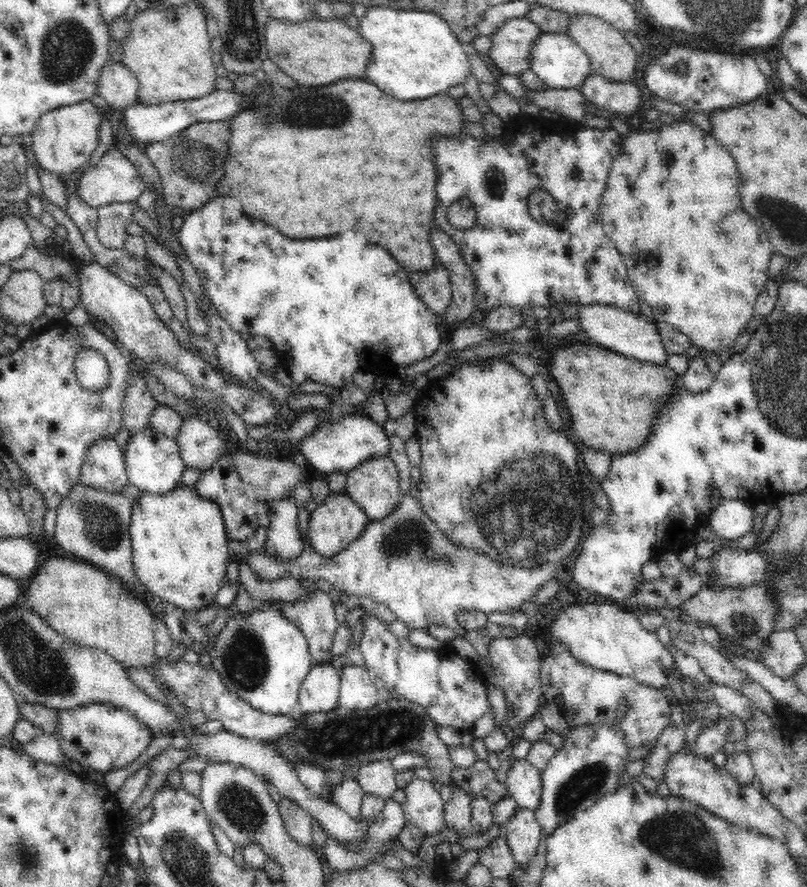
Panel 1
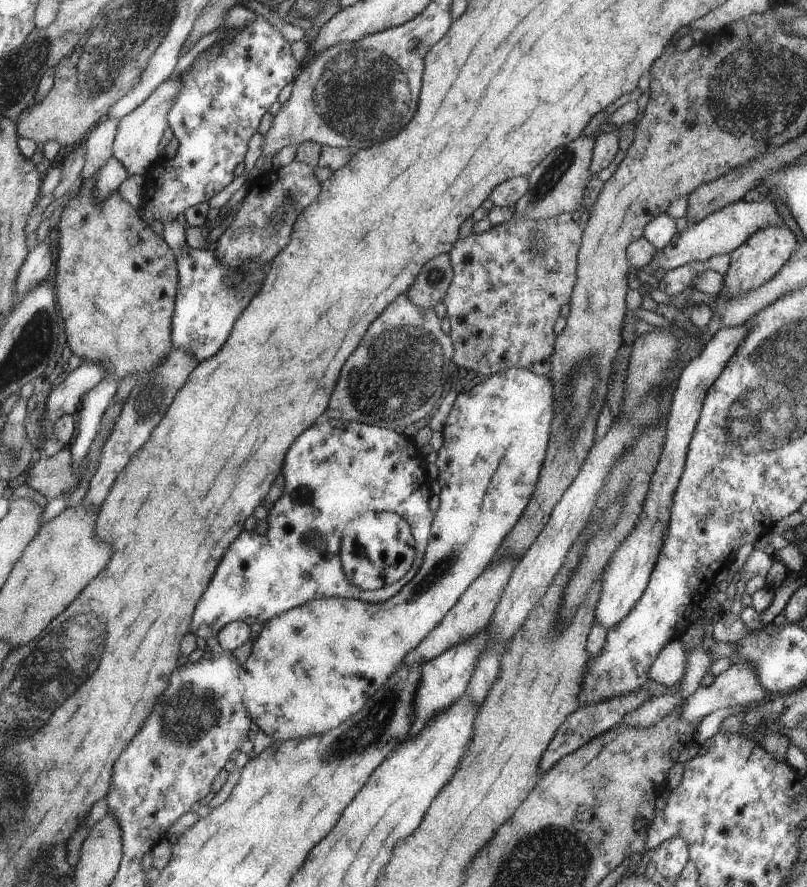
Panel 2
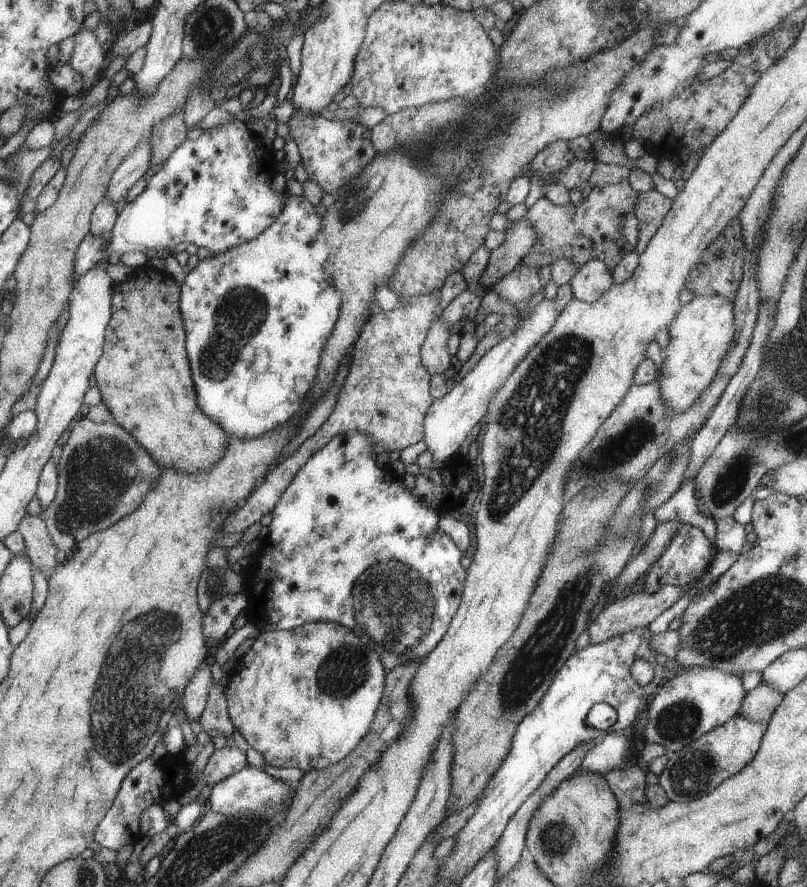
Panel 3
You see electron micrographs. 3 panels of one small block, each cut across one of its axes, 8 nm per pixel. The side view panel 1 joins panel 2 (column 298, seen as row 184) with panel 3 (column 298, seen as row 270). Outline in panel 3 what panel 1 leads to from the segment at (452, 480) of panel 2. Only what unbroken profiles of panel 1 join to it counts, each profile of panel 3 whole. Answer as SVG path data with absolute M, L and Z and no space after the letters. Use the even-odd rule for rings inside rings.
M318 621L317 623L304 623L301 627L287 631L264 631L255 638L252 647L244 654L230 670L225 687L227 707L233 727L246 739L249 746L257 750L270 766L296 767L308 772L314 769L323 769L328 765L336 764L352 752L362 738L366 736L372 721L374 720L380 699L383 695L385 679L388 671L382 664L378 649L365 638L349 628L330 621Z

